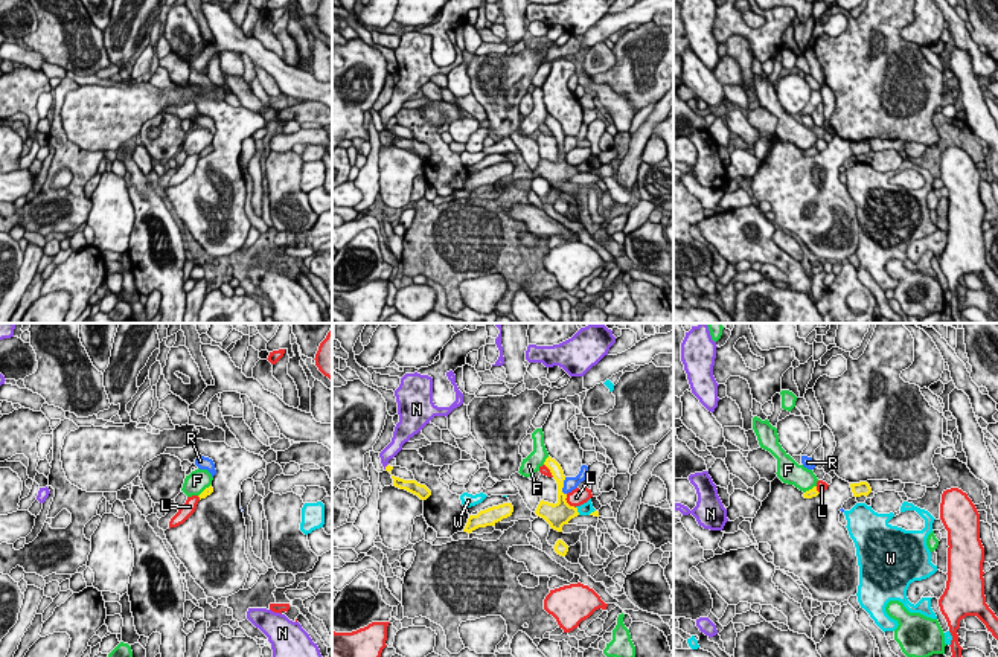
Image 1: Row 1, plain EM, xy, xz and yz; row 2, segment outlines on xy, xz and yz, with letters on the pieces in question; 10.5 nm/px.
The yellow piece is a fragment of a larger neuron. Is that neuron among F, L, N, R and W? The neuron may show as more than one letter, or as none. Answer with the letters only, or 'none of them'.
none of them

